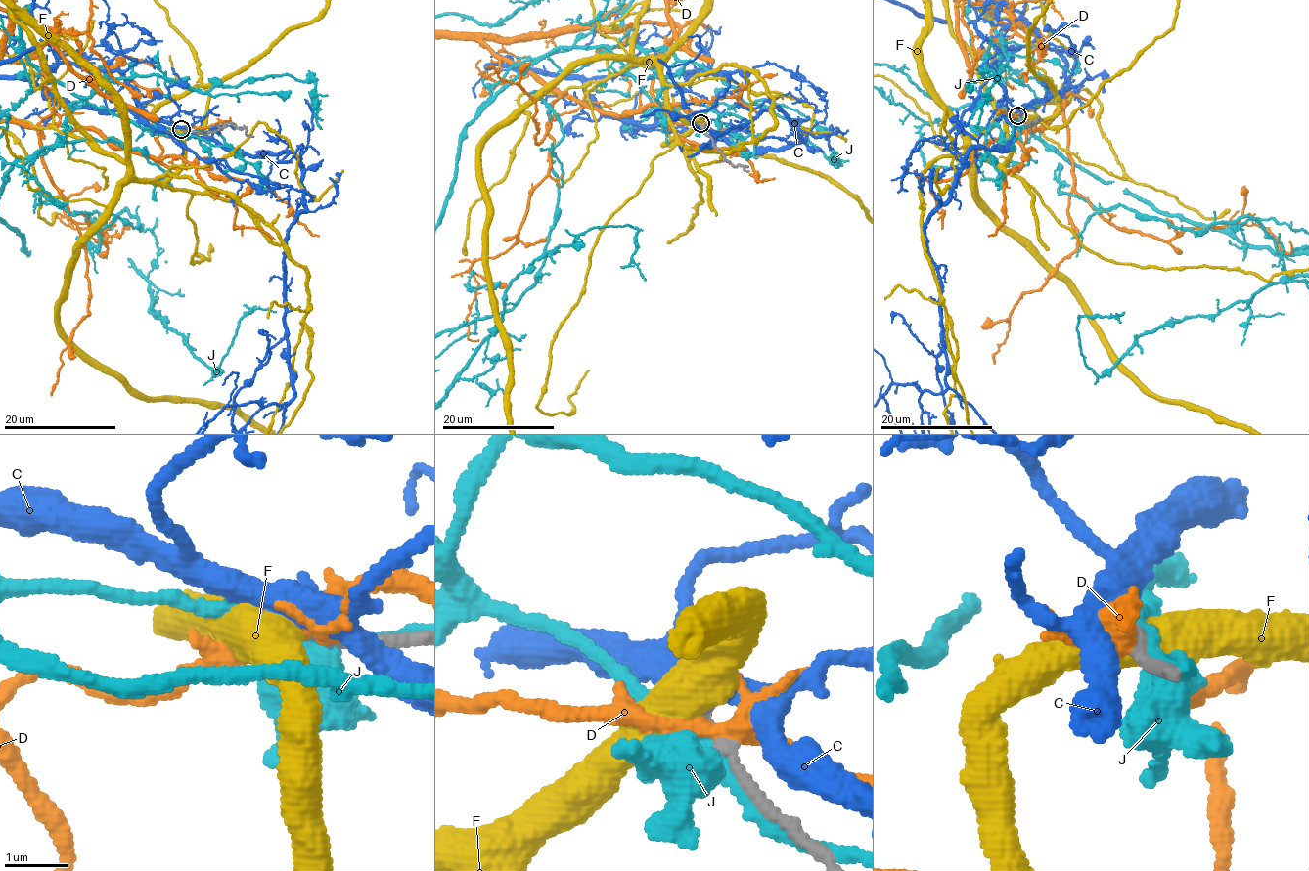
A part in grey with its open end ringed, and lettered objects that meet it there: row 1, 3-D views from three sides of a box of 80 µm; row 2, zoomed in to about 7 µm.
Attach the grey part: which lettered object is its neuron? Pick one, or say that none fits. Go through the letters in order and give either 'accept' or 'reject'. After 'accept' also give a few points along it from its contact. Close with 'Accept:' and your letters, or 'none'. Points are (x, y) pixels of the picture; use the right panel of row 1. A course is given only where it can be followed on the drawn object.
C: reject
D: reject
F: reject
J: reject
Accept: none

